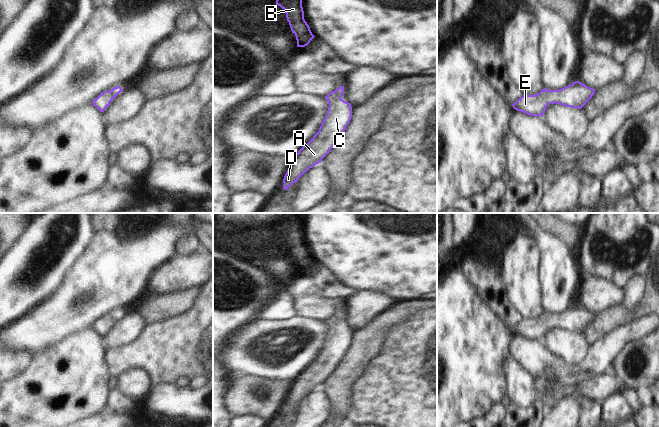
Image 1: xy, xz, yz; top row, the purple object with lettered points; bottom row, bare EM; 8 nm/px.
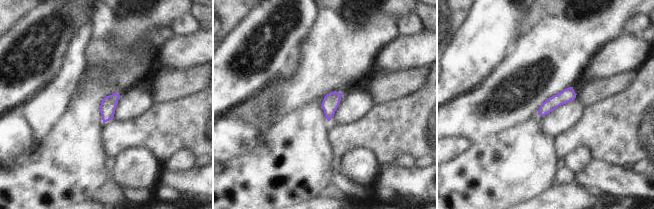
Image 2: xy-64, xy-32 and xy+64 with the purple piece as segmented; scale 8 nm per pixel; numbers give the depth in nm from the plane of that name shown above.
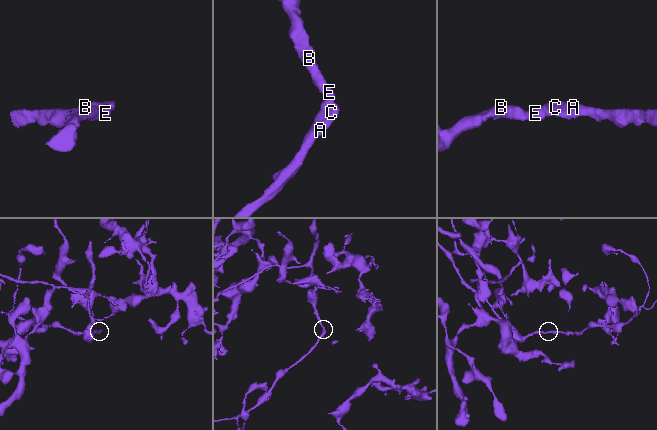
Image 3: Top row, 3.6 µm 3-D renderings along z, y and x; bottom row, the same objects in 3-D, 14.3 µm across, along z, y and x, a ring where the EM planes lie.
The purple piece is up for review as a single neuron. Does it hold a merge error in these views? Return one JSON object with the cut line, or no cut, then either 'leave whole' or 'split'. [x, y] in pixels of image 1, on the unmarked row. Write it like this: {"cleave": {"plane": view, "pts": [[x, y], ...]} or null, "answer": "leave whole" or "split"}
{"cleave": null, "answer": "leave whole"}

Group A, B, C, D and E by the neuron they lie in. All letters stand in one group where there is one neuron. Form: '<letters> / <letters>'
A B C D E

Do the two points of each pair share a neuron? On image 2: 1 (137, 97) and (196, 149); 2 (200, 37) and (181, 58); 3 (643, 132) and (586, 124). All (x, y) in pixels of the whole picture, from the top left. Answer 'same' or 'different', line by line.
1: different
2: same
3: same

